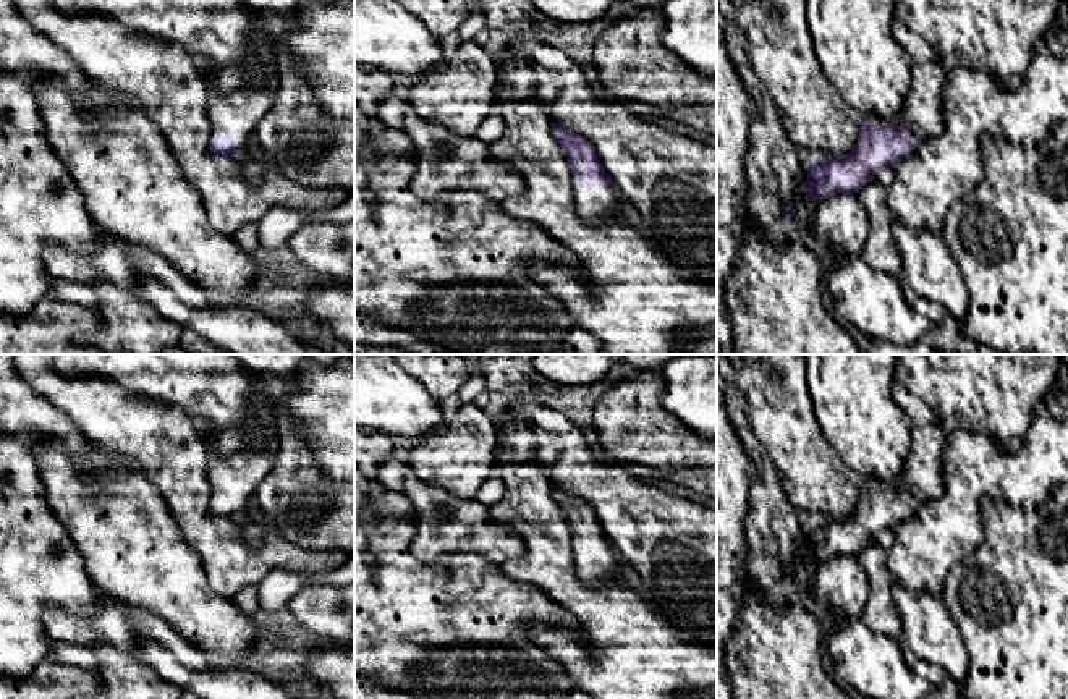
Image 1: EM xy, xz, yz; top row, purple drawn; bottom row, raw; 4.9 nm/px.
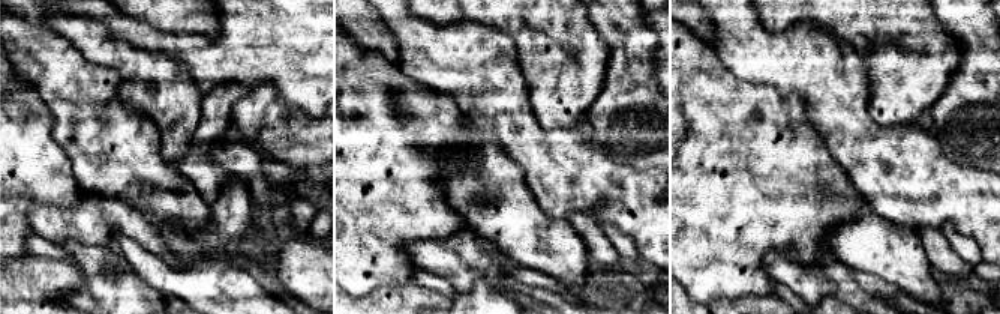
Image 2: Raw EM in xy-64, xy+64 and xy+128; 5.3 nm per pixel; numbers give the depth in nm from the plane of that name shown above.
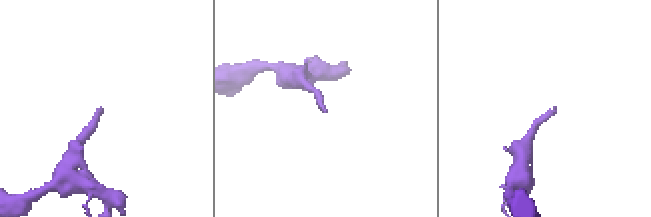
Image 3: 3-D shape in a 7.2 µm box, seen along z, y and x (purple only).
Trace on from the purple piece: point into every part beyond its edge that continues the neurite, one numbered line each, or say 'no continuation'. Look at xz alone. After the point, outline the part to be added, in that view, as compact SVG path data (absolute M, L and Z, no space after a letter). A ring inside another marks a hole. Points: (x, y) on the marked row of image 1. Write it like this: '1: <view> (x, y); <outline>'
1: xz (594, 204); M615 184L594 188L573 186L573 199L578 217L589 223L620 215L623 201Z

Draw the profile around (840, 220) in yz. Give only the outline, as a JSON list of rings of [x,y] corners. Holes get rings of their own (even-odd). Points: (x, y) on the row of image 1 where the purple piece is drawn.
[[[840,193],[817,204],[814,231],[820,243],[843,254],[861,256],[871,236],[871,222],[858,193]]]

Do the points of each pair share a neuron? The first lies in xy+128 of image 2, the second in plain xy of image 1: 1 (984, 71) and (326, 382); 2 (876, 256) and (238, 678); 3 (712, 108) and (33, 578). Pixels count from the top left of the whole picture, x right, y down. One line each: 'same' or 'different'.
1: different
2: different
3: same

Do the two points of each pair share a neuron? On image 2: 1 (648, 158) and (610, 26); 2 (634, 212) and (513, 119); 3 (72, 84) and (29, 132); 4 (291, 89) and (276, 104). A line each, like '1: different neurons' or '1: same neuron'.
1: same neuron
2: same neuron
3: different neurons
4: different neurons

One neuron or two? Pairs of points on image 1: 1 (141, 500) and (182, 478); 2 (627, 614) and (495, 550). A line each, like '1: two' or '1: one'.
1: two
2: two

